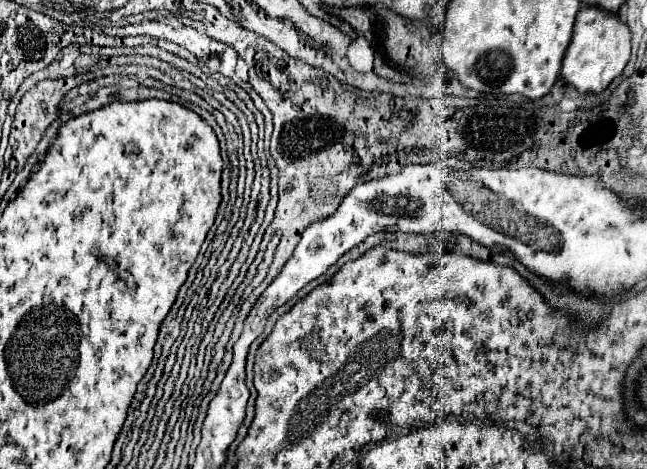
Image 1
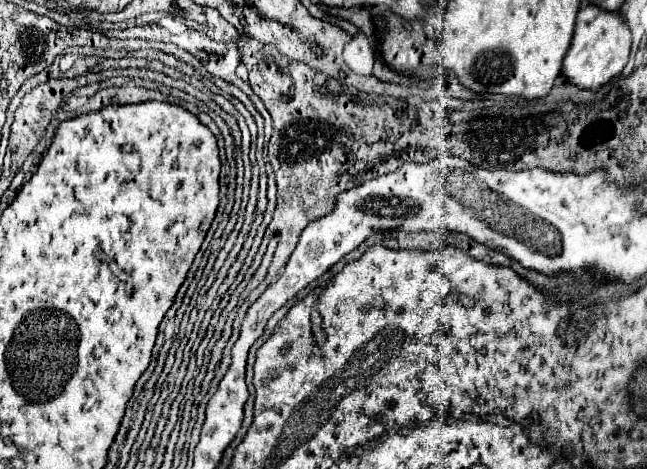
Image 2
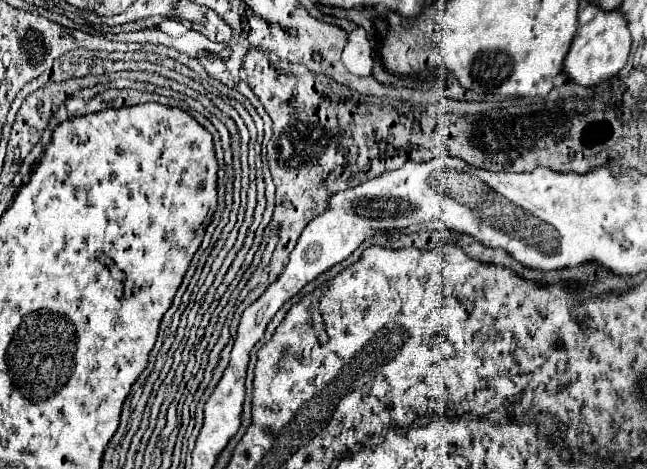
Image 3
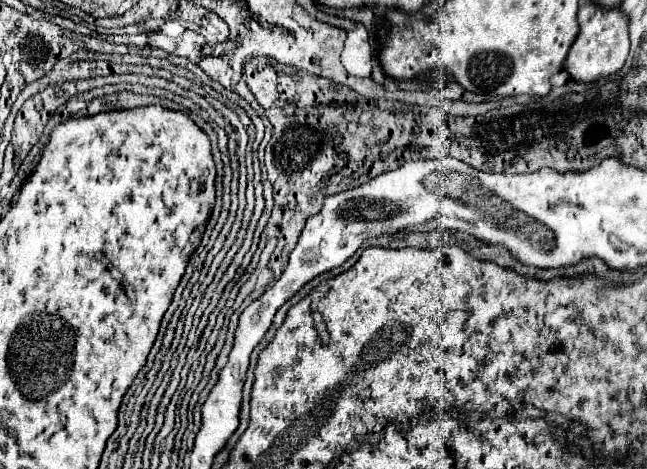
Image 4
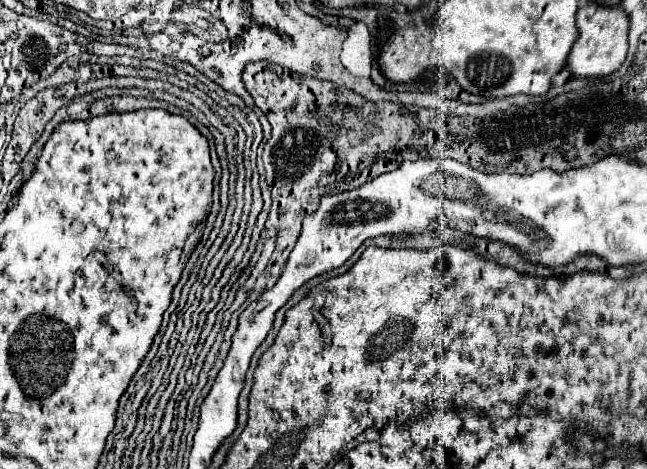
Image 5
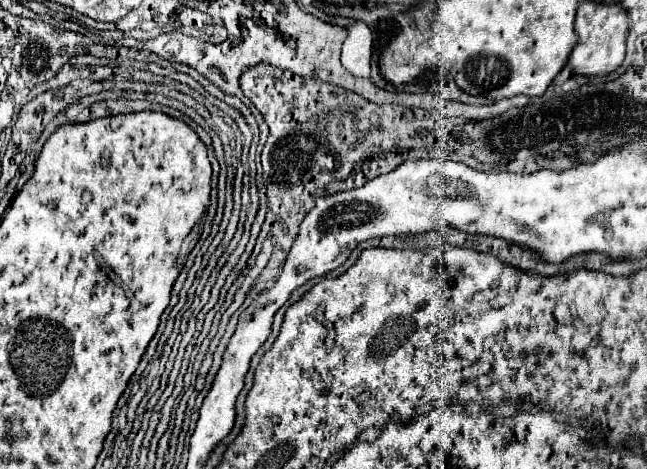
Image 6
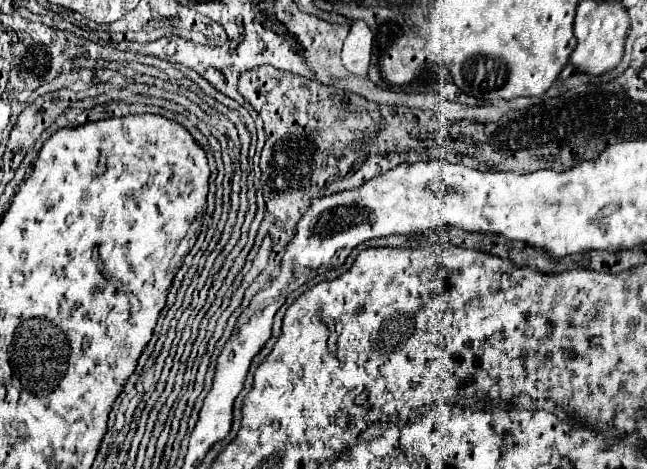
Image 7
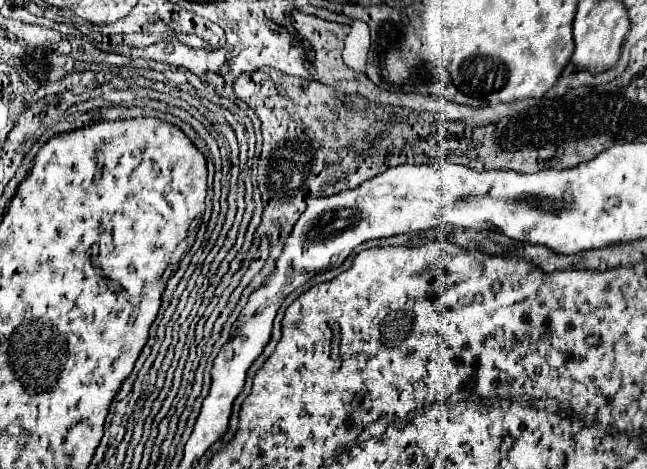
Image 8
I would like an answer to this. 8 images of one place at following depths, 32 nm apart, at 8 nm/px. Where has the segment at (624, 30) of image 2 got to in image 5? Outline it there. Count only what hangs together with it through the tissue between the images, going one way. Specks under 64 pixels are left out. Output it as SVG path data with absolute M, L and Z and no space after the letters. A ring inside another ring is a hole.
M586 2L576 14L578 40L568 56L568 68L576 78L608 76L622 66L628 50L628 16L620 6L604 6Z

